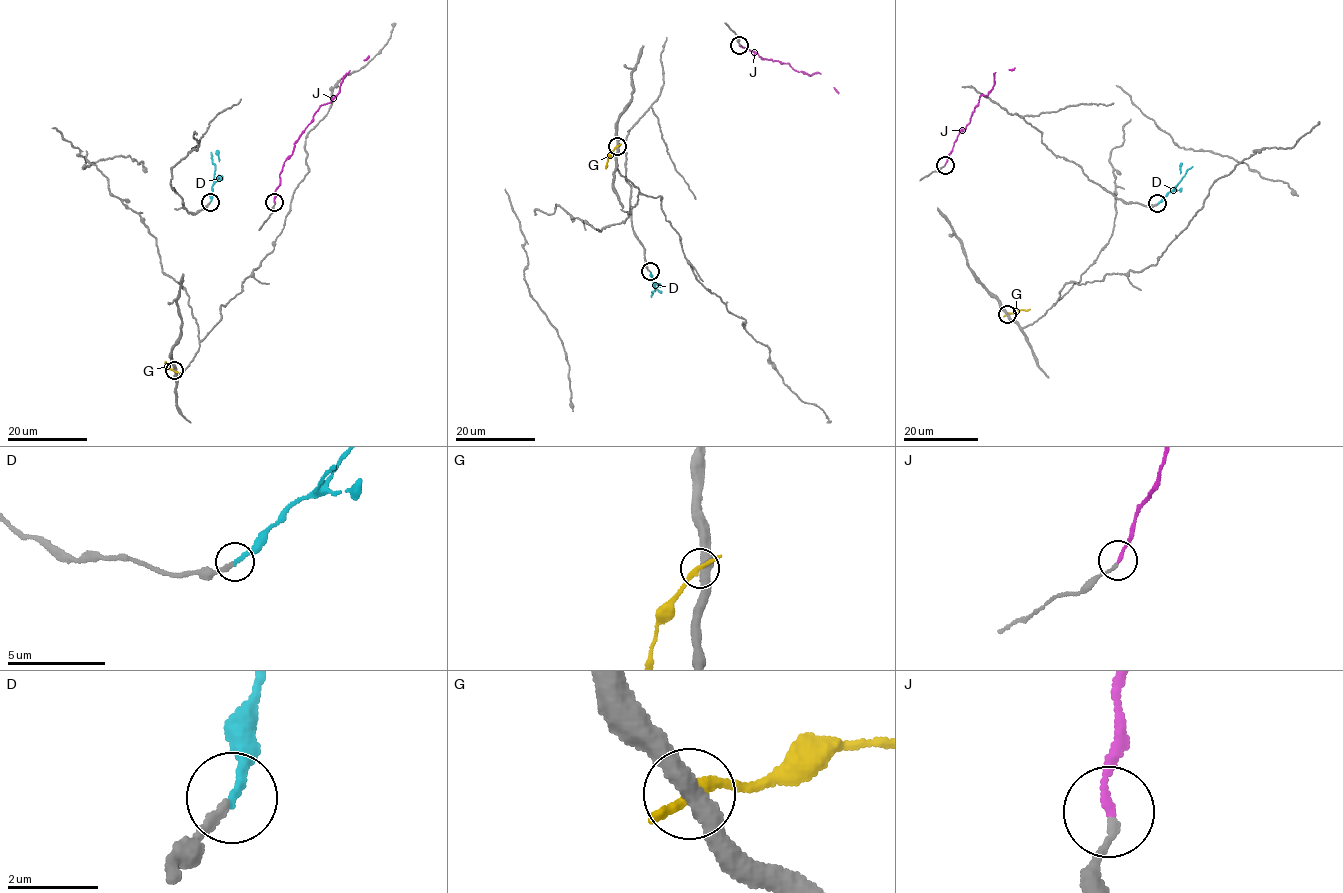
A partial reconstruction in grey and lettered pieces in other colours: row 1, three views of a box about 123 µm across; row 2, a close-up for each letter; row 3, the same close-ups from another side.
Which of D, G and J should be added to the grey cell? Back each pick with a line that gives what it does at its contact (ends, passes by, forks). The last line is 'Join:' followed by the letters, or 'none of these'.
D: it ends
J: it ends
Join: D, J

